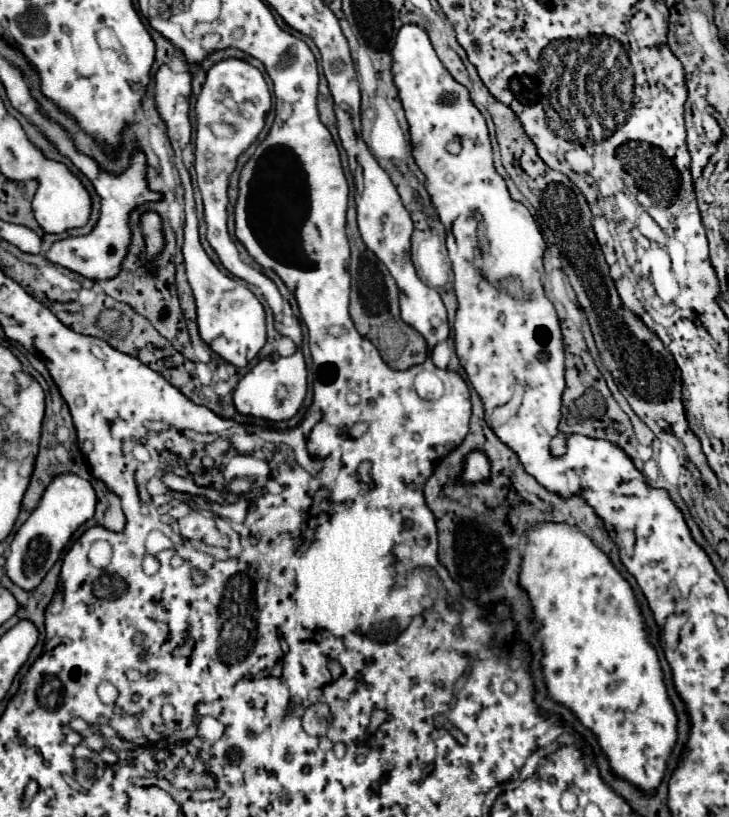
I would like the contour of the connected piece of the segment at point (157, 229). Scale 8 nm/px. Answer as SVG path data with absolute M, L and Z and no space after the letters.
M147 212L141 216L143 234L145 234L145 258L153 260L163 248L163 232L161 232L161 218L157 212Z

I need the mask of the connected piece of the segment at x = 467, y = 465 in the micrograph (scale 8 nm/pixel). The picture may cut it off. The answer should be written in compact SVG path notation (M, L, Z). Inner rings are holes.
M471 450L465 456L465 462L463 462L461 482L467 482L467 484L487 482L489 480L490 470L491 462L489 462L489 456L483 450Z

